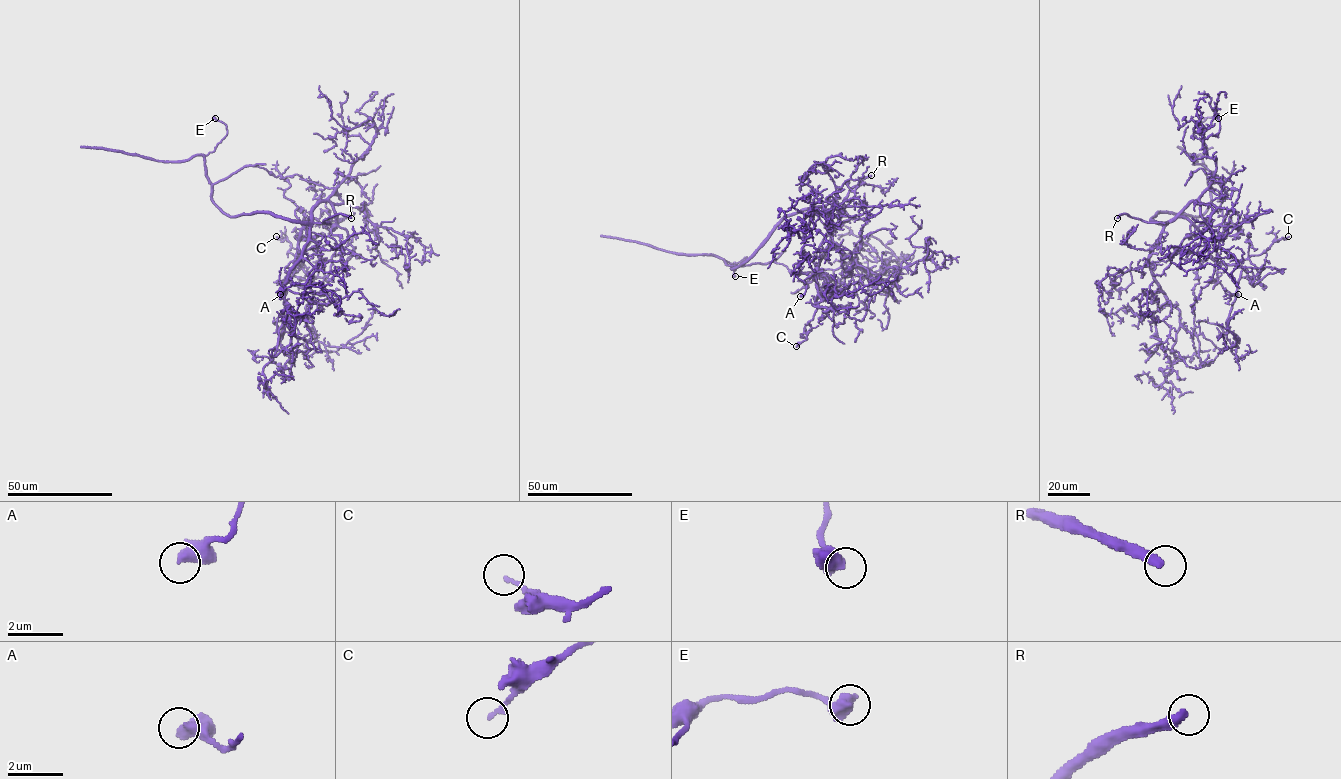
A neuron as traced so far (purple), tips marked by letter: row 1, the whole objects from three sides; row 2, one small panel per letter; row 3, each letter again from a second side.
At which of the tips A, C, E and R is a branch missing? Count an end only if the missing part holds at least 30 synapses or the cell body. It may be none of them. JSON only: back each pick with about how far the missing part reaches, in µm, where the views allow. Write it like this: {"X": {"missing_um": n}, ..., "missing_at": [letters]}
{"R": {"missing_um": 35}, "missing_at": ["R"]}

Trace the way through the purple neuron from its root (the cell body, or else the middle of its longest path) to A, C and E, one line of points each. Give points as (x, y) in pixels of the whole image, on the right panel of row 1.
A: (1158, 221), (1185, 217), (1198, 230), (1209, 255), (1221, 264), (1217, 281), (1231, 293), (1238, 294)
C: (1158, 221), (1185, 217), (1198, 230), (1209, 255), (1216, 261), (1229, 264), (1260, 255), (1274, 241), (1288, 236)
E: (1158, 221), (1152, 219), (1161, 212), (1201, 216), (1210, 204), (1202, 157), (1207, 148), (1199, 124), (1218, 118)

